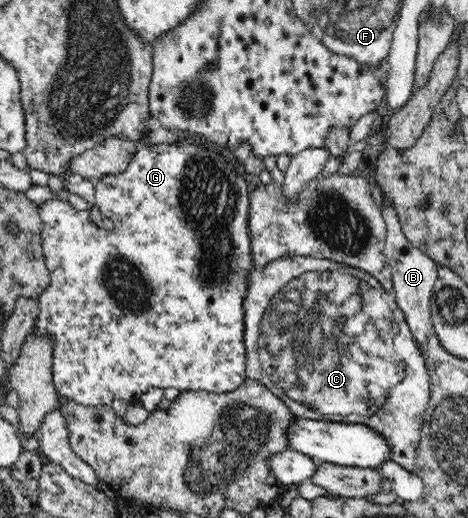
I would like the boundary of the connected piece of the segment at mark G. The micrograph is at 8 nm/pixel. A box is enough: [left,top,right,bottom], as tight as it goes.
[31,137,255,489]

